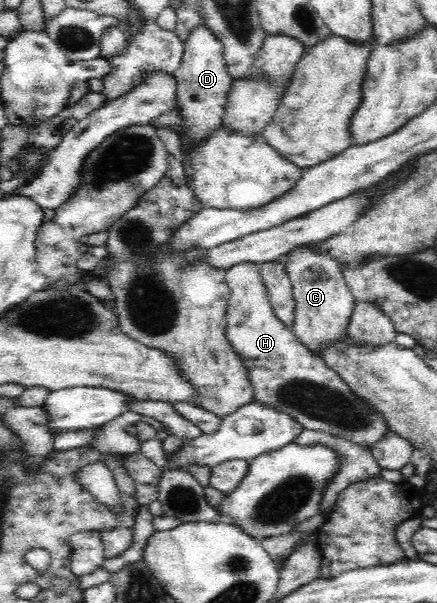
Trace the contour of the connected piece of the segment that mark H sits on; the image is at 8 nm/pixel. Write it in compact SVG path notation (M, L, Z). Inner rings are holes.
M243 262L235 264L225 273L225 282L228 284L230 294L226 312L225 334L234 353L246 368L251 386L253 387L254 400L267 404L271 408L289 414L297 423L309 430L329 432L341 438L349 439L359 445L371 448L378 440L389 431L384 418L368 407L350 388L343 379L329 368L327 363L312 350L309 350L292 331L285 326L273 312L269 300L269 293L261 274L259 264Z

